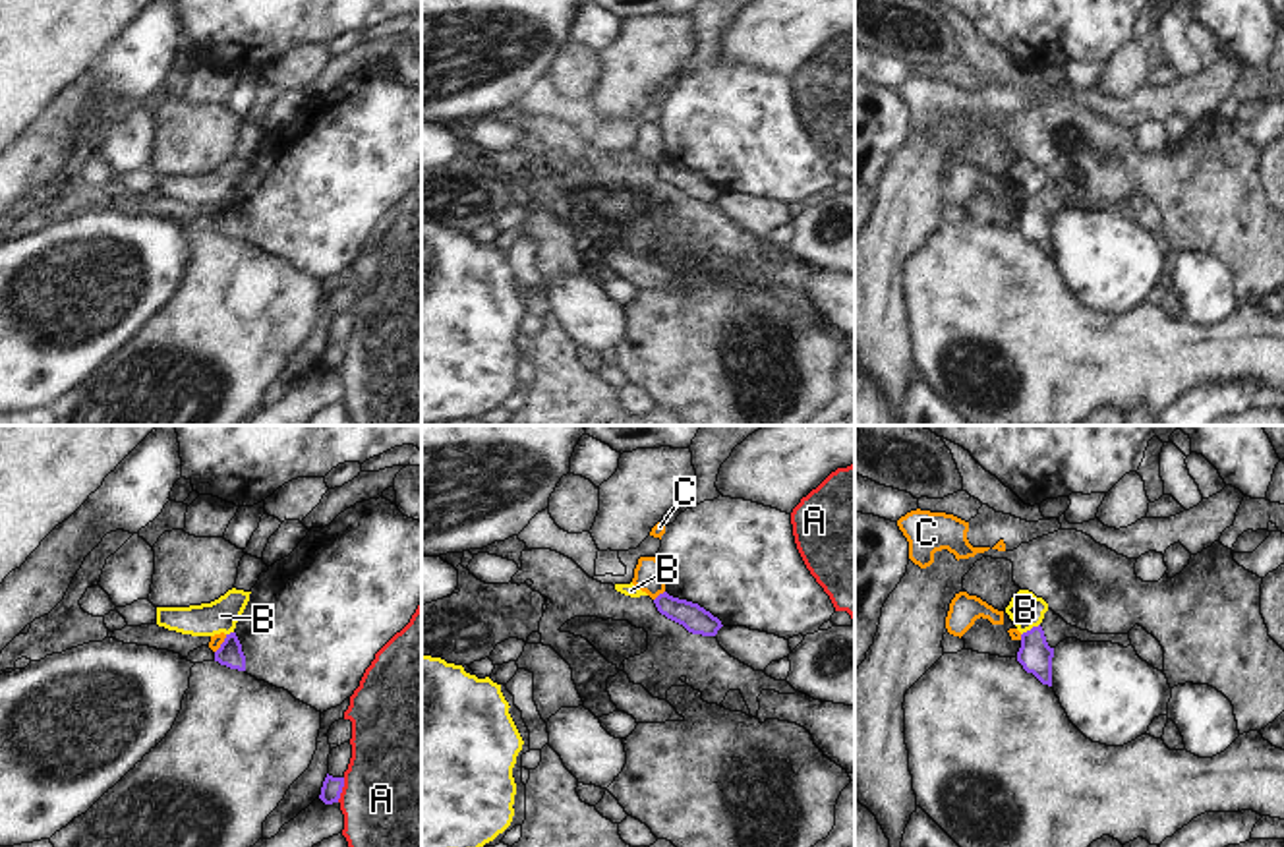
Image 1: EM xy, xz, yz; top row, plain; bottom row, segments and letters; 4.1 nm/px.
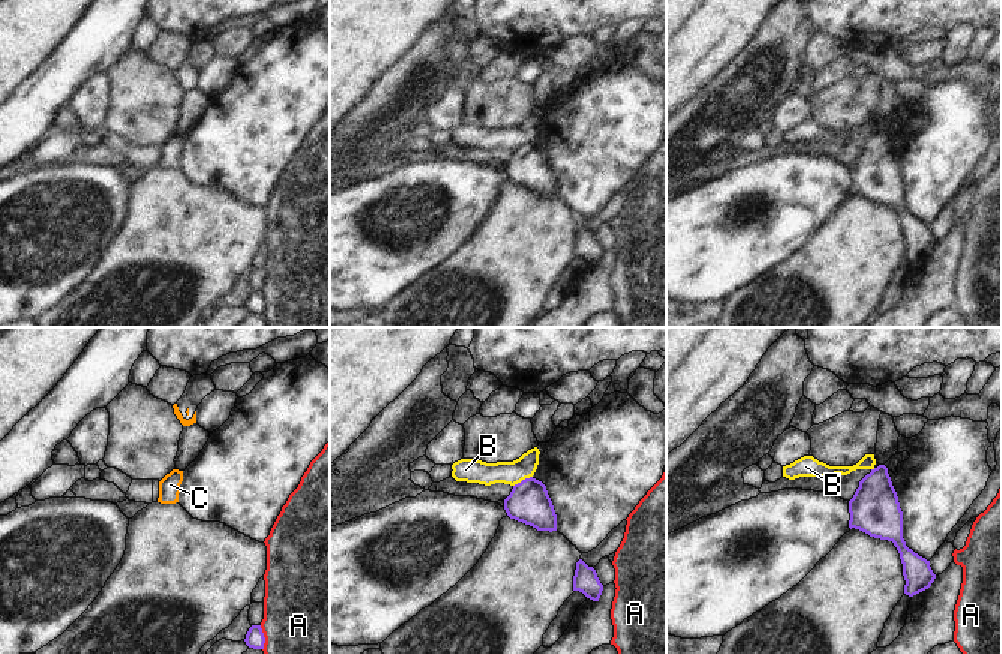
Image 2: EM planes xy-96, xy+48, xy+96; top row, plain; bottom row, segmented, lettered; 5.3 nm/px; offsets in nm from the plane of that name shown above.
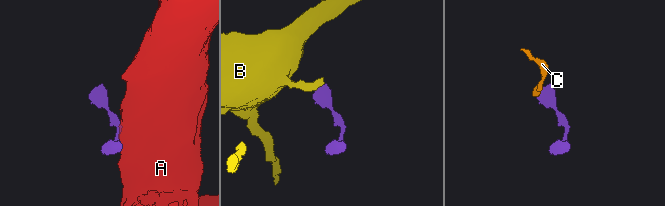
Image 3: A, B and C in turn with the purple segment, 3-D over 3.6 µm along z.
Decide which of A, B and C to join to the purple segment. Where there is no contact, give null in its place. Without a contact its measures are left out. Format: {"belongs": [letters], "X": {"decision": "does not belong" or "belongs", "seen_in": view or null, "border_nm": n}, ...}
{"belongs": [], "A": {"decision": "does not belong", "seen_in": "xy", "border_nm": 110}, "B": {"decision": "does not belong", "seen_in": "yz", "border_nm": 90}, "C": {"decision": "does not belong", "seen_in": "xz", "border_nm": 60}}

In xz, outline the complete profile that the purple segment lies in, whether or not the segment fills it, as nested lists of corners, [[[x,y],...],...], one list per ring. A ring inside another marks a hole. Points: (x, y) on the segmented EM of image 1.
[[[667,592],[659,594],[654,603],[661,615],[683,625],[692,634],[715,636],[723,627],[717,617],[698,603],[673,598]]]

